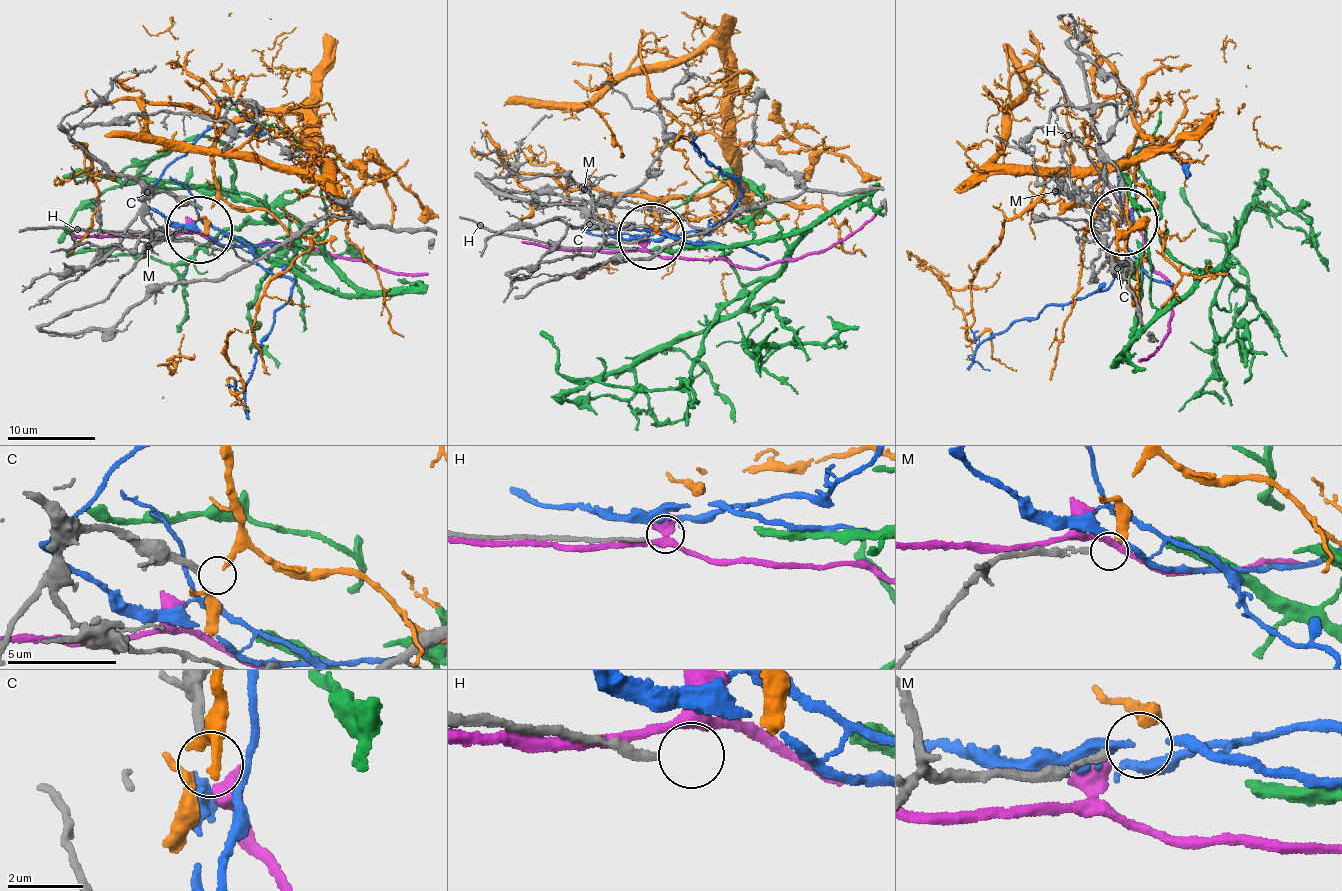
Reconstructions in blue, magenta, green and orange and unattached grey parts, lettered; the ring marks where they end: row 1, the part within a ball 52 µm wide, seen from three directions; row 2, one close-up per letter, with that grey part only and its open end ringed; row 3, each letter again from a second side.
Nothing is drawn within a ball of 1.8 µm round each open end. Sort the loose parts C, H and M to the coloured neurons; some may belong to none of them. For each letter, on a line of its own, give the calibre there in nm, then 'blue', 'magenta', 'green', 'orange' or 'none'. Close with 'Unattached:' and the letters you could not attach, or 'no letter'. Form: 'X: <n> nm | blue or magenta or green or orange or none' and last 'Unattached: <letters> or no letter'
C: 300 nm | none
H: 200 nm | none
M: 200 nm | orange
Unattached: C, H

